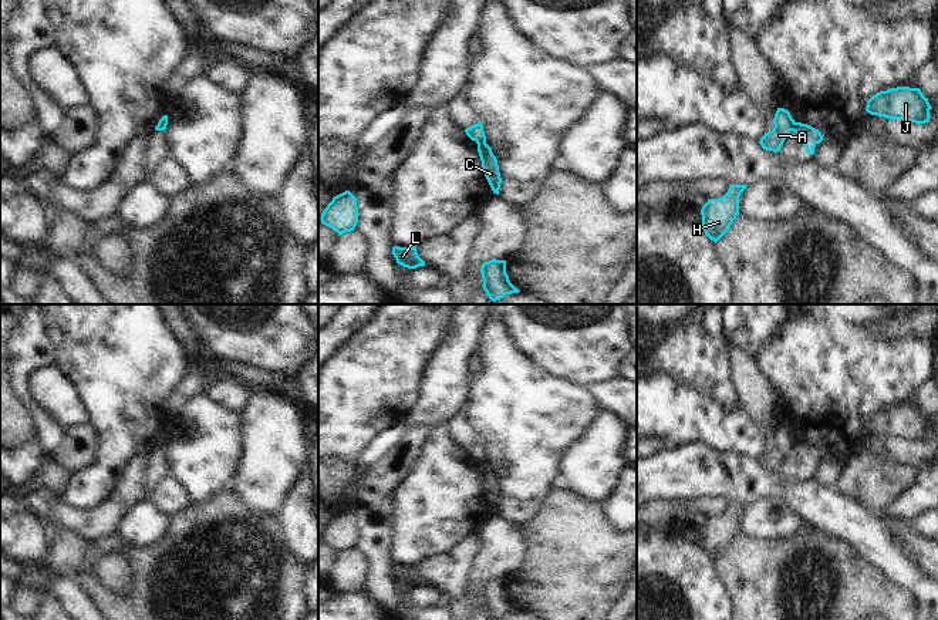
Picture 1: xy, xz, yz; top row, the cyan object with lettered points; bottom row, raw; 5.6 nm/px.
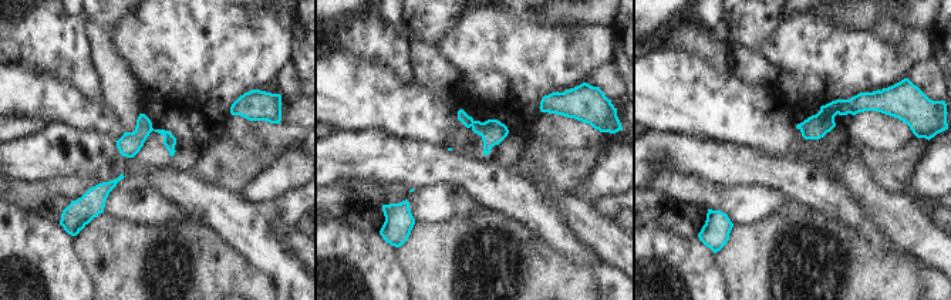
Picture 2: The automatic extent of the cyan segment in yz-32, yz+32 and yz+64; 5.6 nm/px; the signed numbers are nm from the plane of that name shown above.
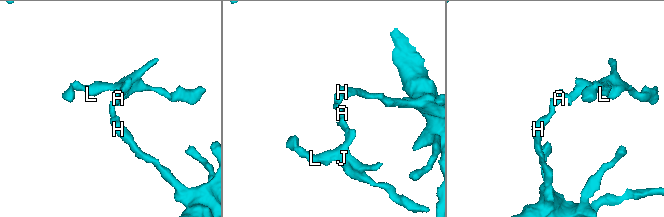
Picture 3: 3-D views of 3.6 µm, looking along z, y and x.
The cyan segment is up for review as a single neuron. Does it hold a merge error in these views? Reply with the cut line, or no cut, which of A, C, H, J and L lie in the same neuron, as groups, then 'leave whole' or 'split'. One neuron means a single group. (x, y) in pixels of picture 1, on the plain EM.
cut xz (476, 460), (485, 461); groups A H / C J L; split

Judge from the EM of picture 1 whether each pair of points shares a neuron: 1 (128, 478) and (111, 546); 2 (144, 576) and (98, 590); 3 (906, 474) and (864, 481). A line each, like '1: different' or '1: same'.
1: different
2: same
3: same

